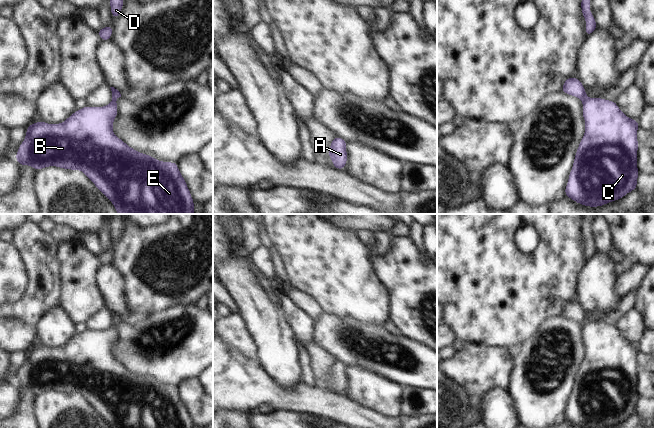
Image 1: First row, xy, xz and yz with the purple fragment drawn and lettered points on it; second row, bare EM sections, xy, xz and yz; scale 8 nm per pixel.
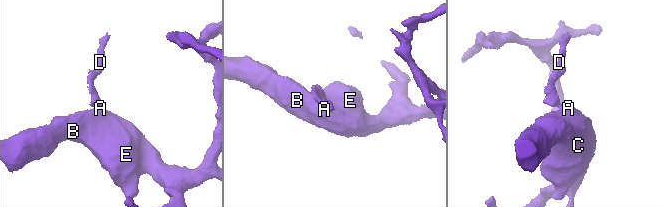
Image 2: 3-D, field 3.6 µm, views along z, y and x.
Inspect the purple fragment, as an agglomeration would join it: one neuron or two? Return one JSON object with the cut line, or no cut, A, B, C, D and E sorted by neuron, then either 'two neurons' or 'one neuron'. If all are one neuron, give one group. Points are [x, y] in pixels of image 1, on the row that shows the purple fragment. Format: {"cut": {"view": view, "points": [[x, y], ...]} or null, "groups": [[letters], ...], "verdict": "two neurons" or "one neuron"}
{"cut": null, "groups": [["A", "B", "C", "D", "E"]], "verdict": "one neuron"}

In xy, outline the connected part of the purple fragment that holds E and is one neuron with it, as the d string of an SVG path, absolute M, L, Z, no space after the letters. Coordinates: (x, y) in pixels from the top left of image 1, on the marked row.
M114 87L110 88L112 101L106 106L85 106L59 124L39 121L29 125L15 160L20 166L32 166L35 172L49 166L82 171L111 201L118 214L194 214L194 200L177 162L159 161L153 156L143 154L128 146L113 133L113 121L118 115L116 100L121 94Z

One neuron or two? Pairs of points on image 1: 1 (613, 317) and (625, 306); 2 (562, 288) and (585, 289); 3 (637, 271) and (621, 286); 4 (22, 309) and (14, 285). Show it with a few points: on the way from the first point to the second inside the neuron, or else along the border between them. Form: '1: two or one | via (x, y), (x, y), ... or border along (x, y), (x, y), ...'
1: one | via (616, 315), (622, 309)
2: two | border along (584, 267), (577, 280), (578, 301)
3: one | via (633, 275), (625, 283)
4: two | border along (28, 279), (23, 297), (10, 303)

